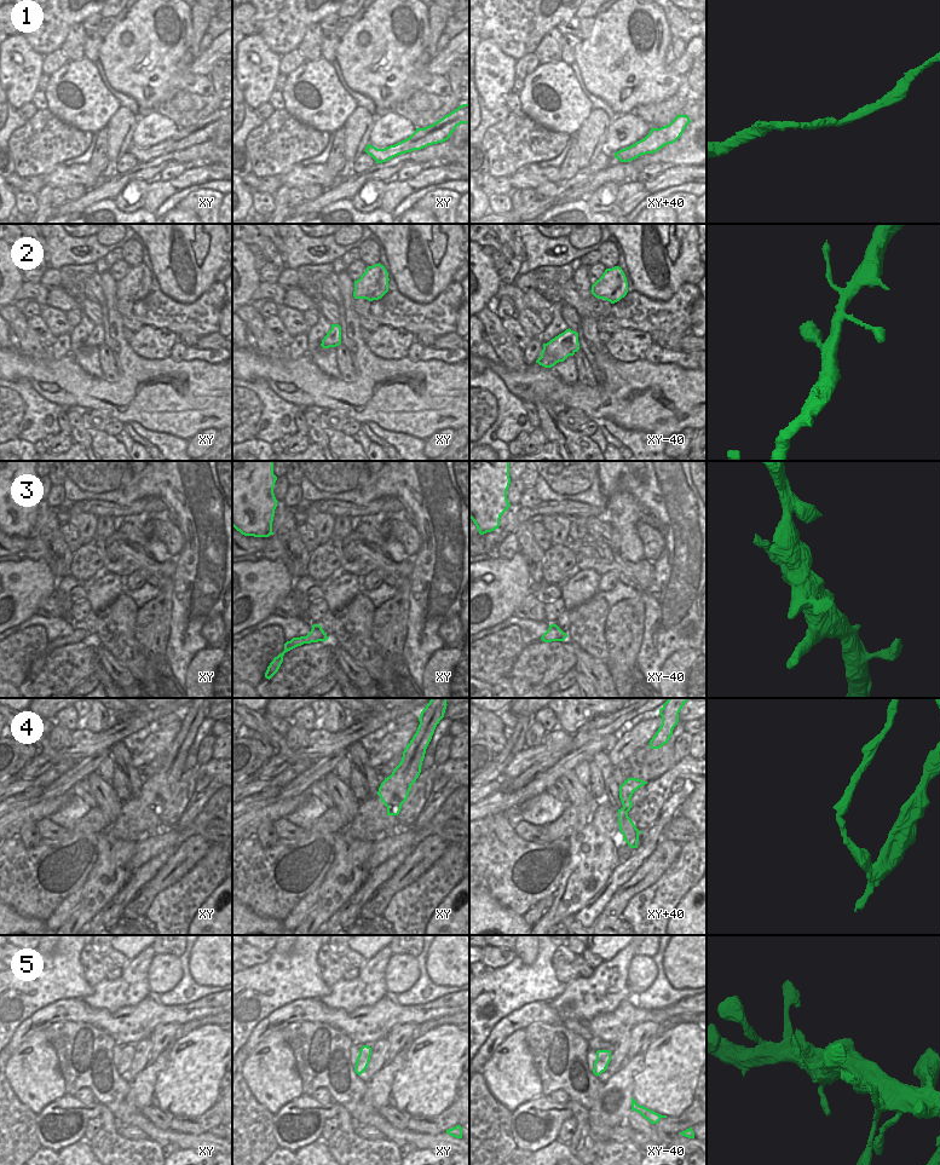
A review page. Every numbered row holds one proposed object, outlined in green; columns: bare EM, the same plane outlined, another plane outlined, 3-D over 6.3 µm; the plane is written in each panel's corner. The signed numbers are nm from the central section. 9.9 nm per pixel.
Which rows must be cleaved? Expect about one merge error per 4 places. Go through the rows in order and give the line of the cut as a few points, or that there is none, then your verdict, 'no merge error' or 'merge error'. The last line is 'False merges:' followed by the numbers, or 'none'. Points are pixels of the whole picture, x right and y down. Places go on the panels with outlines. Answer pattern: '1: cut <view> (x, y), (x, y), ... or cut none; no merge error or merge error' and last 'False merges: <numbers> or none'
1: cut none; no merge error
2: cut none; no merge error
3: cut none; no merge error
4: cut xy+40 (623, 807), (628, 811); merge error
5: cut none; no merge error
False merges: 4

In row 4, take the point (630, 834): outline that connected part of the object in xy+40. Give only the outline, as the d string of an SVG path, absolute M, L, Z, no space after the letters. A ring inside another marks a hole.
M624 808L618 809L619 831L623 834L623 840L630 848L638 848L639 831L632 819L628 817L628 811Z

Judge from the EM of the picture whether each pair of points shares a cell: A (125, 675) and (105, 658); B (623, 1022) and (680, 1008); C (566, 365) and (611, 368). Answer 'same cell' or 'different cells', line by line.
A: same cell
B: same cell
C: different cells

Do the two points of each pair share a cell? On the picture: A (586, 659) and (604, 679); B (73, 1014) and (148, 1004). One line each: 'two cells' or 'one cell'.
A: one cell
B: one cell

